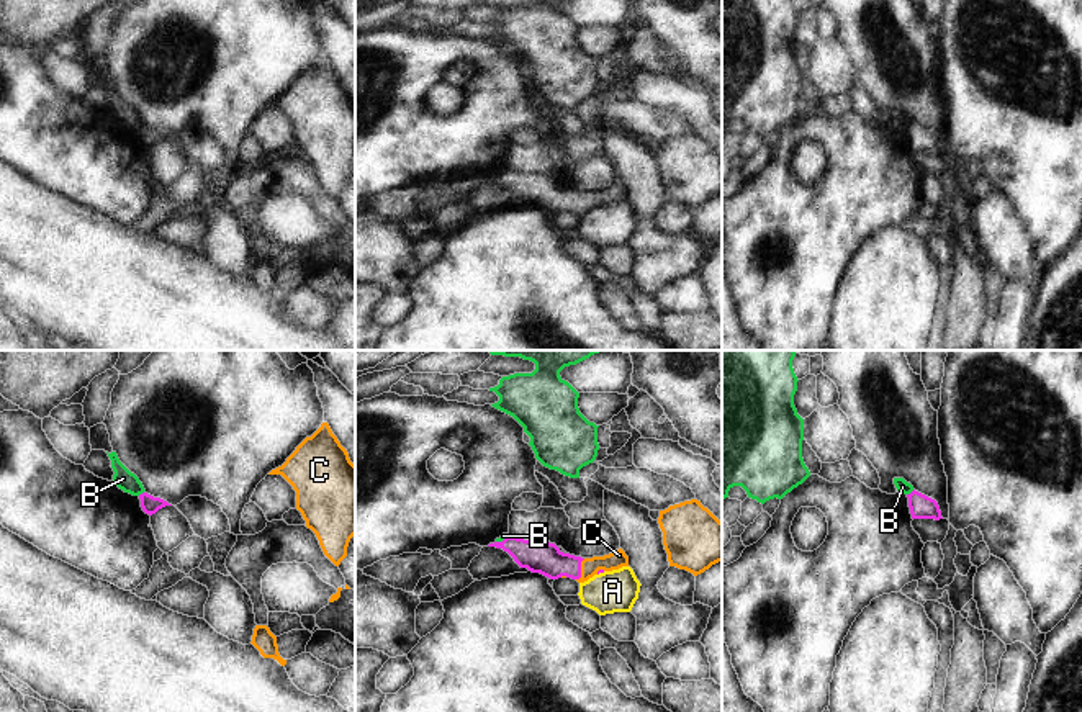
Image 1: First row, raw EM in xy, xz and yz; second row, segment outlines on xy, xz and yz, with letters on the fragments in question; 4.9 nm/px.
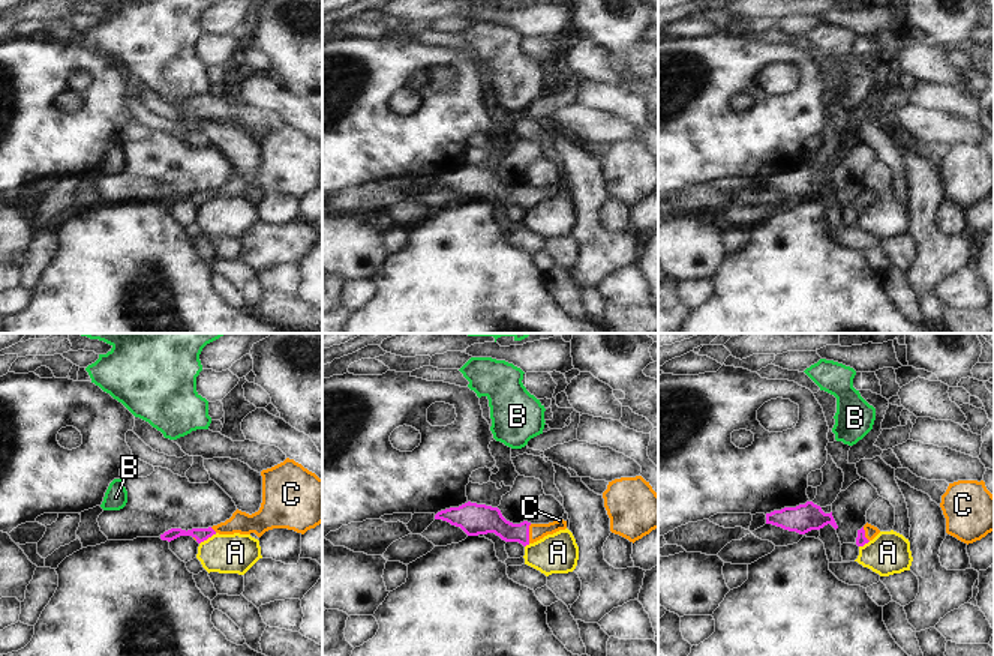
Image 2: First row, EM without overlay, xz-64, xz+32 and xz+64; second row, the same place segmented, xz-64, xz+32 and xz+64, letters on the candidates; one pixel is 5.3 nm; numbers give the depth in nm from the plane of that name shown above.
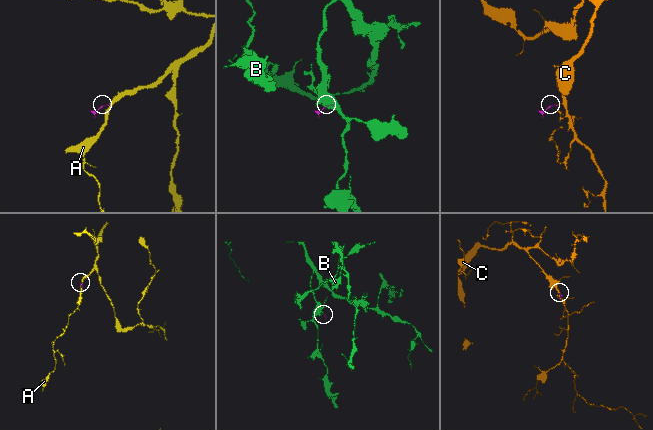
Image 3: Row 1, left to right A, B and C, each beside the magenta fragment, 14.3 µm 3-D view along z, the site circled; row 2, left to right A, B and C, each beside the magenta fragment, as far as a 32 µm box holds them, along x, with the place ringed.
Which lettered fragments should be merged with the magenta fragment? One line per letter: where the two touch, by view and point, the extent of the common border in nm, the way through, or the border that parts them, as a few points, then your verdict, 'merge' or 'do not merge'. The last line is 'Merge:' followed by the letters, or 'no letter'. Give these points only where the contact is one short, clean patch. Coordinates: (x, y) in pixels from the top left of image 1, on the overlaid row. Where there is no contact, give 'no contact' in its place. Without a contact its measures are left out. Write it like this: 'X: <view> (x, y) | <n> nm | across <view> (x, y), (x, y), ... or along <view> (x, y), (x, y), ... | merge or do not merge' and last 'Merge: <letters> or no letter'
A: xz (601, 572) | 40 nm | along xz (604, 572), (598, 575) | do not merge
B: yz (912, 491) | 50 nm | along yz (914, 490), (907, 495) | do not merge
C: xz (580, 570) | 120 nm | across xz (539, 557), (580, 570), (590, 567) | merge
Merge: C

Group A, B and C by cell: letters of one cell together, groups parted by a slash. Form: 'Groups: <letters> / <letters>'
Groups: A / B / C.

